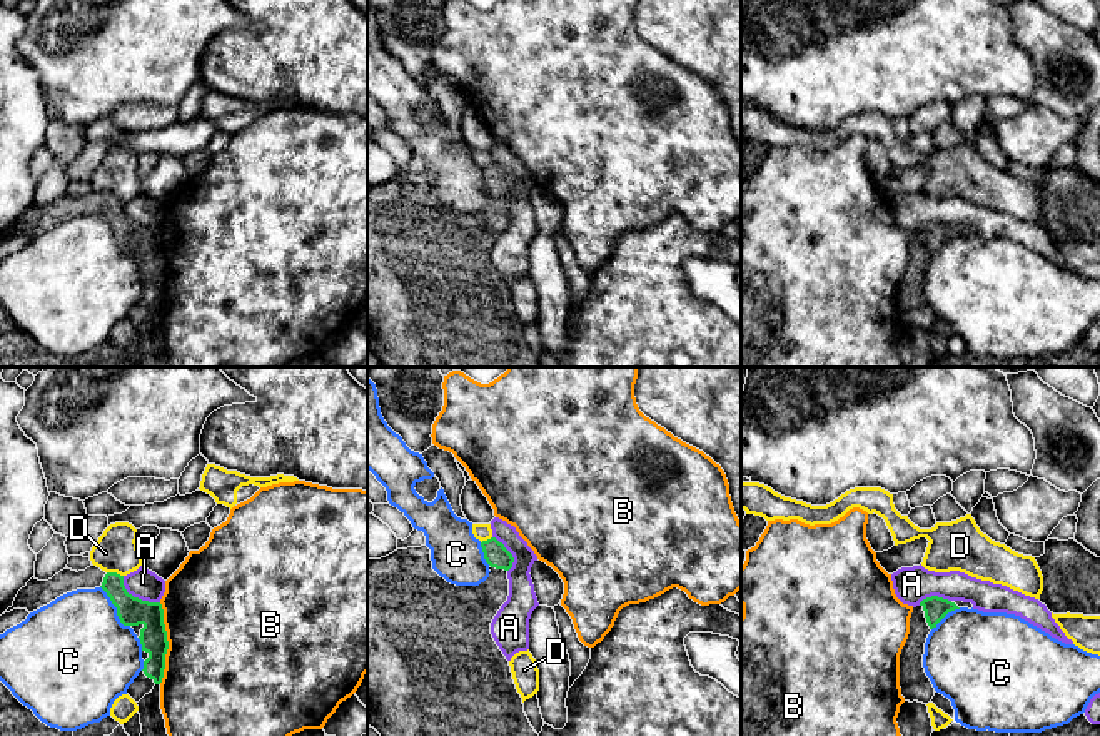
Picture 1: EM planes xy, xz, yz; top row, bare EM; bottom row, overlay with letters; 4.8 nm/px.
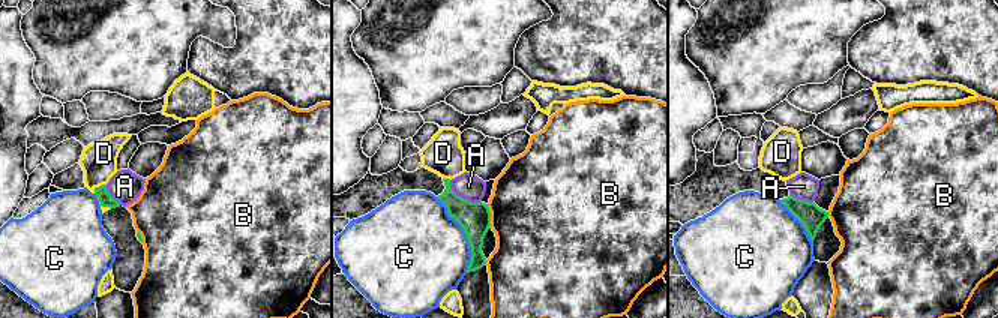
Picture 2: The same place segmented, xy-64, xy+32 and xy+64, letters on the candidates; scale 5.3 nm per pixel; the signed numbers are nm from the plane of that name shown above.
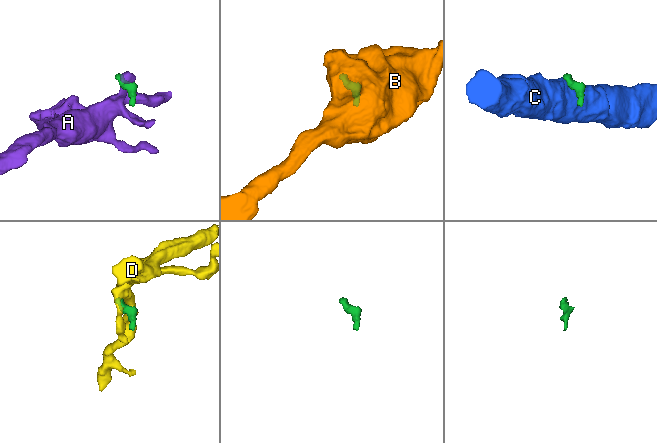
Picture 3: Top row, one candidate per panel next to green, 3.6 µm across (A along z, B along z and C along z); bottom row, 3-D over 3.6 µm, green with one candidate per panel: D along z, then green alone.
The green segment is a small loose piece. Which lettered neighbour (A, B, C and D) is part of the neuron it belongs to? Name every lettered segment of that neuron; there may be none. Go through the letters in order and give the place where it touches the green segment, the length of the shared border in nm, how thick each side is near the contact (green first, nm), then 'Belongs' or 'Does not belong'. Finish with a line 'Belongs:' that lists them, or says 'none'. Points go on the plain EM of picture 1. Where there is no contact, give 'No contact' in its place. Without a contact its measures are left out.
A: Touches green at xy (136, 224). Shared border 220 nm. Thickness 140 nm (green) against 140 nm. Does not belong
B: Touches green at xy (167, 269). Shared border 400 nm. Thickness 140 nm (green) against 500 nm. Does not belong
C: Touches green at xy (116, 232). Shared border 240 nm. Thickness 140 nm (green) against 460 nm. Does not belong
D: Touches green at xy (116, 199). Shared border 80 nm. Thickness 140 nm (green) against 200 nm. Does not belong
Belongs: none

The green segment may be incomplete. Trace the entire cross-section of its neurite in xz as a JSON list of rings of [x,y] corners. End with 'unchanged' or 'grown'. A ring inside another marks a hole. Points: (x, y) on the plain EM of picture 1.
[[[496,164],[481,169],[489,190],[489,204],[479,212],[456,212],[432,195],[427,172],[397,175],[381,185],[367,185],[367,352],[374,354],[384,367],[539,367],[531,352],[522,324],[516,315],[509,287],[491,260],[491,249],[509,222],[507,197],[514,184]]] | grown

